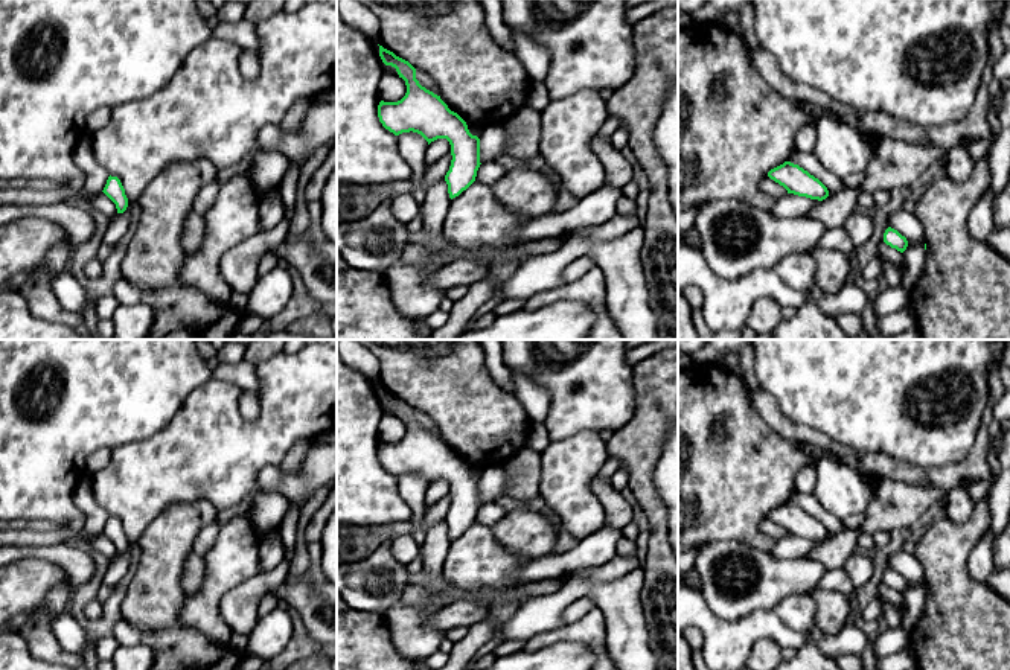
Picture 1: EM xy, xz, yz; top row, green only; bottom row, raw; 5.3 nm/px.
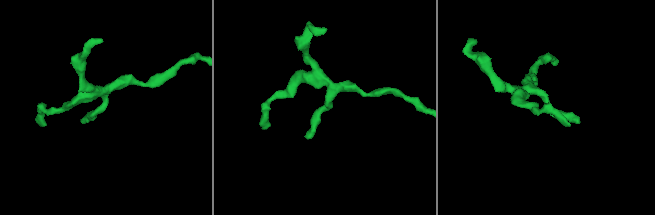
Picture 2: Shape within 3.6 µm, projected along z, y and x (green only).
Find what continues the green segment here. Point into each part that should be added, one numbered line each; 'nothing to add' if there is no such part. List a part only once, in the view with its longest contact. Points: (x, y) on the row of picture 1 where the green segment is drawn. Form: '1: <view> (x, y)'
nothing to add

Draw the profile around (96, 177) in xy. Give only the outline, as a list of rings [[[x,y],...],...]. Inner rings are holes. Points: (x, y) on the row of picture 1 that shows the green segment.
[[[82,134],[73,151],[73,163],[85,175],[85,189],[91,193],[101,193],[110,174],[102,168],[91,152],[91,136]]]

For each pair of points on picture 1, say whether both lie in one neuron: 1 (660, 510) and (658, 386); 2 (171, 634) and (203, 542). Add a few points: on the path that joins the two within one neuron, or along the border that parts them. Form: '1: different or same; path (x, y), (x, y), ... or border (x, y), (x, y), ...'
1: same; path (643, 480), (643, 436), (655, 416)
2: different; border (214, 523), (209, 523), (197, 535), (191, 551)

